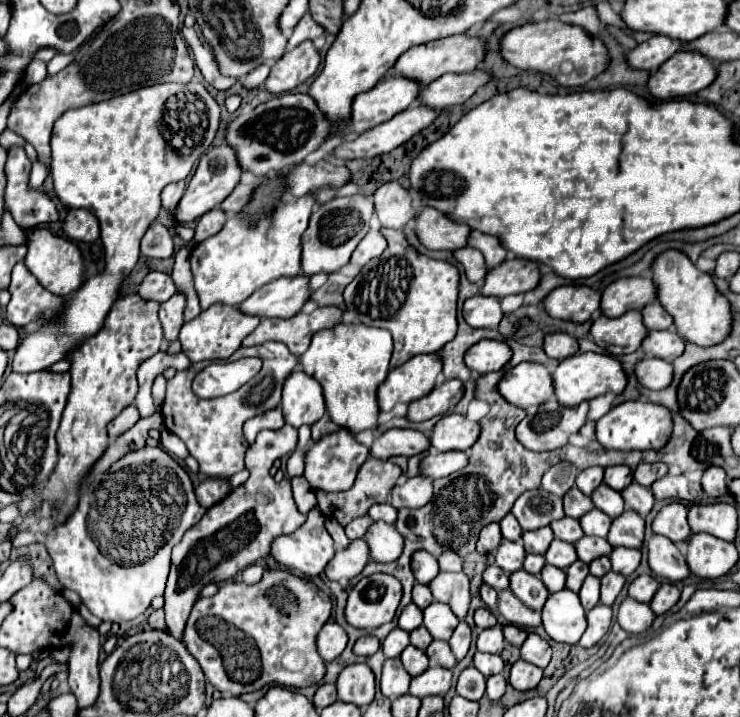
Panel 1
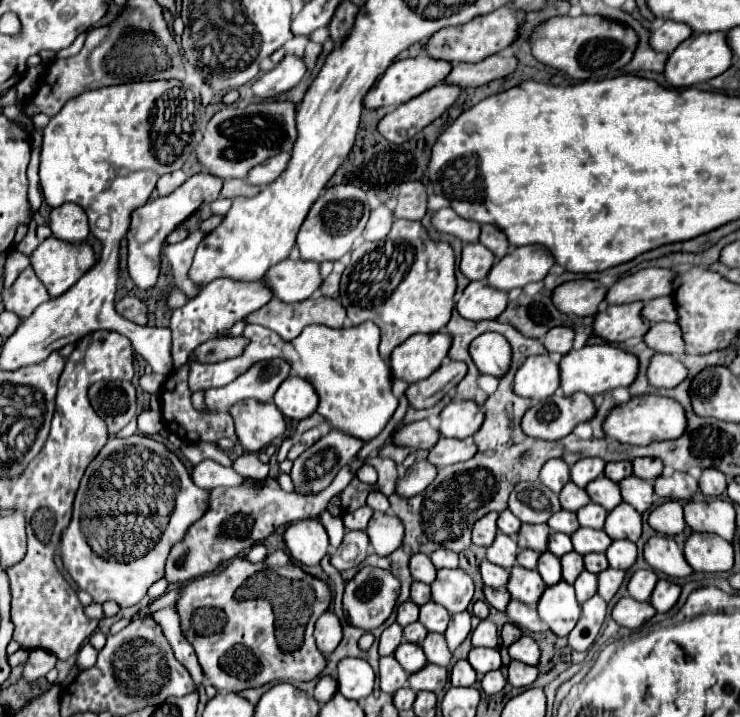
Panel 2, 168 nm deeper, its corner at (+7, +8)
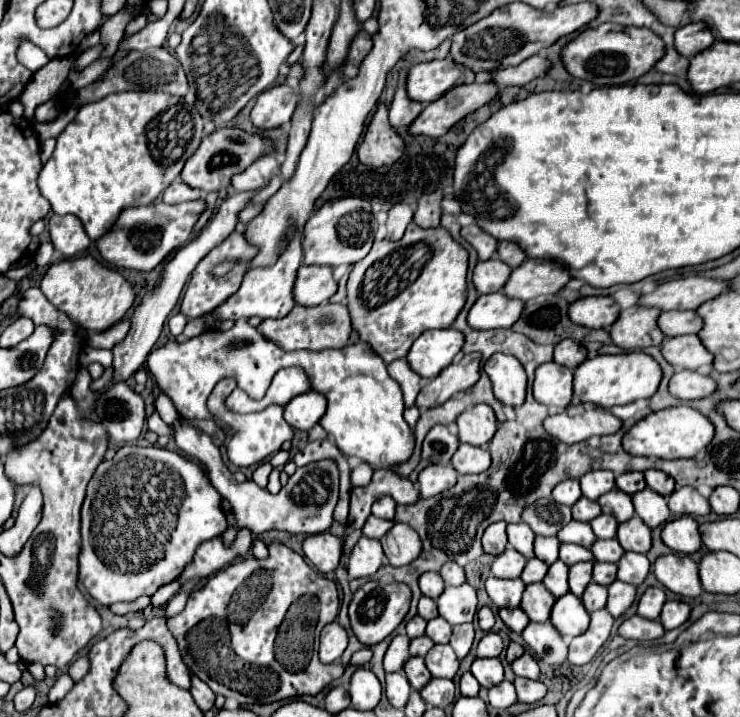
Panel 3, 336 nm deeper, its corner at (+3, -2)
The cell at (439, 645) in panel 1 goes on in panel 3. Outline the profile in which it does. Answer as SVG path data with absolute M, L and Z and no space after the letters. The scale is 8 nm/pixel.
M436 644L424 660L434 678L454 678L458 672L458 658L448 644Z

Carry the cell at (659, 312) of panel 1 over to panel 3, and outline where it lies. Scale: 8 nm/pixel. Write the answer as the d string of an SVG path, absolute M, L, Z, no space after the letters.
M686 310L686 312L664 312L658 320L658 326L666 336L684 336L698 334L704 322L696 312Z

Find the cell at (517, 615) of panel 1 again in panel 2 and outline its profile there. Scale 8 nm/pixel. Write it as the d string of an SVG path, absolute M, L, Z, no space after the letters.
M510 600L508 606L506 606L506 616L512 624L518 624L520 628L524 630L530 630L530 632L542 632L546 628L546 624L540 620L536 608L524 604L524 602L518 602L518 600Z

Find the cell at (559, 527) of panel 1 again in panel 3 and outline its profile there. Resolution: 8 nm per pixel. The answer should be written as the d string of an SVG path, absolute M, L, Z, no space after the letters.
M570 520L558 534L560 542L572 542L572 544L580 544L584 548L590 548L596 542L596 534L592 532L588 522L578 522L578 520Z

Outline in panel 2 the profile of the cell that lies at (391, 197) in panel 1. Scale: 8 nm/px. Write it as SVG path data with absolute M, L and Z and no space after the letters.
M402 182L396 194L396 208L392 210L394 218L420 220L426 214L426 192L420 182Z

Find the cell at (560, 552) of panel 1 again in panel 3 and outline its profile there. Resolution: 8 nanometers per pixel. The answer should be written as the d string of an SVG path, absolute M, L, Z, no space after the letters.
M562 544L560 546L560 560L568 566L574 566L578 562L594 562L594 554L592 550L584 548L584 546L578 546L578 544Z

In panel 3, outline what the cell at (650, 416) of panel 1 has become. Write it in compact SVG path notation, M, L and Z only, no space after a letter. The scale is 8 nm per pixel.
M674 406L660 412L652 412L636 426L628 430L622 440L626 452L634 456L654 456L664 460L678 460L678 458L694 458L700 450L704 450L714 438L714 424L708 416L700 414L690 406Z

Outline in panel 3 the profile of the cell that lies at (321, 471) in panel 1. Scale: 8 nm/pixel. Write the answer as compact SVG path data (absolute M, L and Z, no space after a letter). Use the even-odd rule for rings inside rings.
M184 418L174 420L172 426L174 426L176 446L186 456L202 462L202 466L206 468L206 472L210 476L212 486L232 506L232 514L236 518L236 524L228 526L226 532L222 534L224 546L232 546L232 542L236 540L236 534L242 528L248 528L252 532L252 538L256 538L258 534L262 534L266 530L284 530L290 534L320 534L332 526L332 522L334 522L332 514L334 514L334 508L338 502L338 468L334 462L320 460L320 462L308 464L304 468L298 468L294 472L294 476L290 476L288 484L282 486L282 490L276 496L272 496L266 488L258 488L250 480L246 480L244 484L238 484L234 480L232 472L224 466L224 462L220 458L220 450L212 444L212 440L206 432L202 432L194 424L184 422ZM292 486L294 486L294 500L292 500Z

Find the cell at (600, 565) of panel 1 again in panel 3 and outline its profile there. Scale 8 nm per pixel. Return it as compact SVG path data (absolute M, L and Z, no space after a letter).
M594 562L594 582L602 586L610 586L616 580L616 564L604 564L604 562Z

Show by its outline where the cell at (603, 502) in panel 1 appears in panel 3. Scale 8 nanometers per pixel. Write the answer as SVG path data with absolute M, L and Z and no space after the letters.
M610 490L608 494L598 498L598 504L602 506L602 512L612 514L618 522L626 522L630 520L636 512L634 512L634 504L632 504L632 496L624 494L622 490Z

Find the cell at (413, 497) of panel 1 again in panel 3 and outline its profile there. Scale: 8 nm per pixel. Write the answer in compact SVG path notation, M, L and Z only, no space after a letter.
M432 464L420 472L418 484L420 484L420 496L432 498L448 488L452 488L458 480L458 472L452 466L440 466Z

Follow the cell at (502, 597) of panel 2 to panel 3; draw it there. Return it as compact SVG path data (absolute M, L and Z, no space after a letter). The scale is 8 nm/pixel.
M504 608L504 610L500 610L498 614L500 614L500 618L504 620L504 624L506 624L512 632L516 632L516 634L520 634L520 632L528 626L528 622L530 622L530 618L528 618L528 616L524 614L524 610L520 610L520 608L514 608L514 610Z

